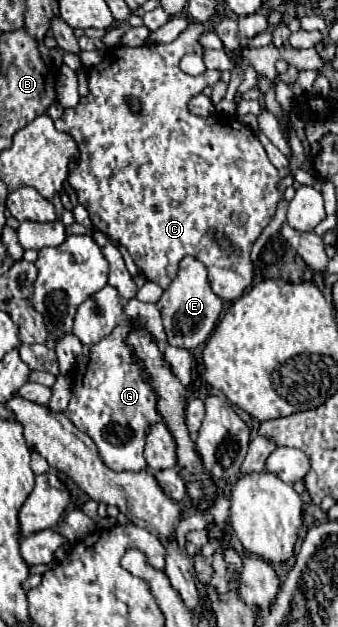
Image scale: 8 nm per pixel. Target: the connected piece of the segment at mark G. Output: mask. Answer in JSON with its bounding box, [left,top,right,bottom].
[65,322,163,472]

